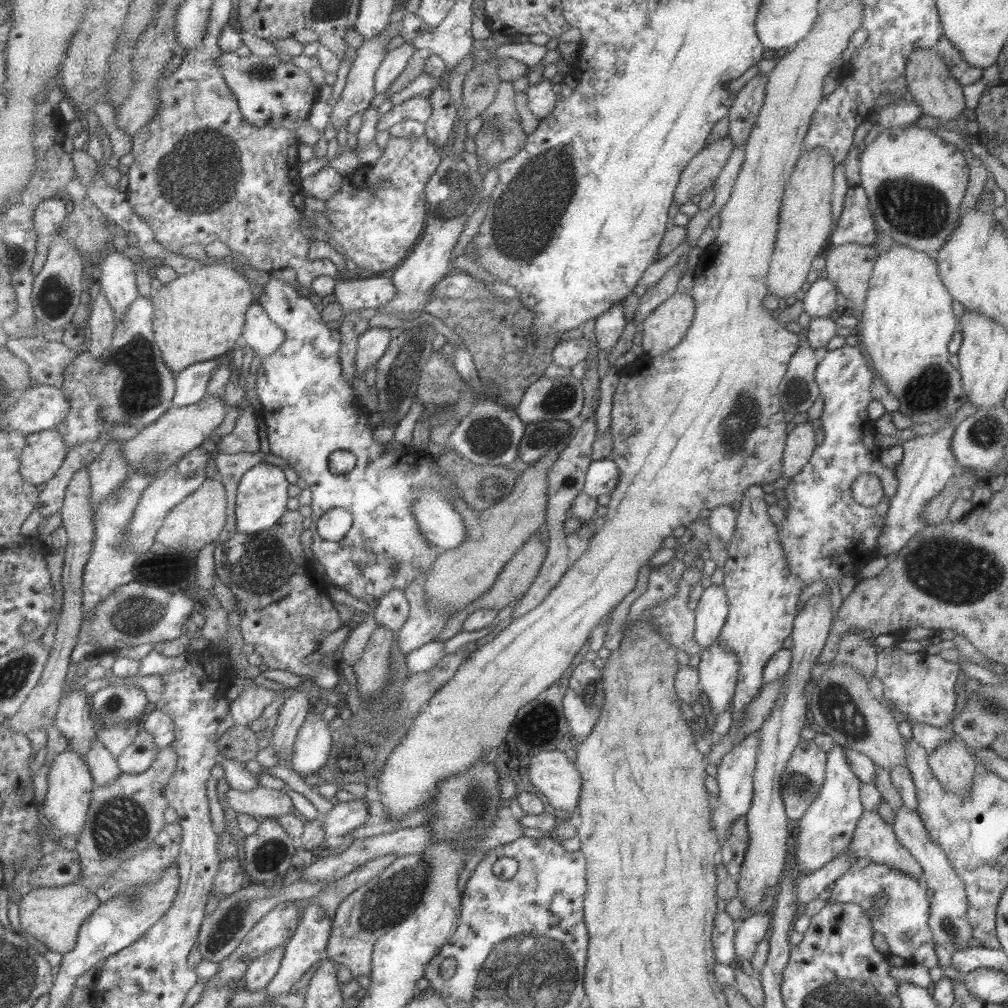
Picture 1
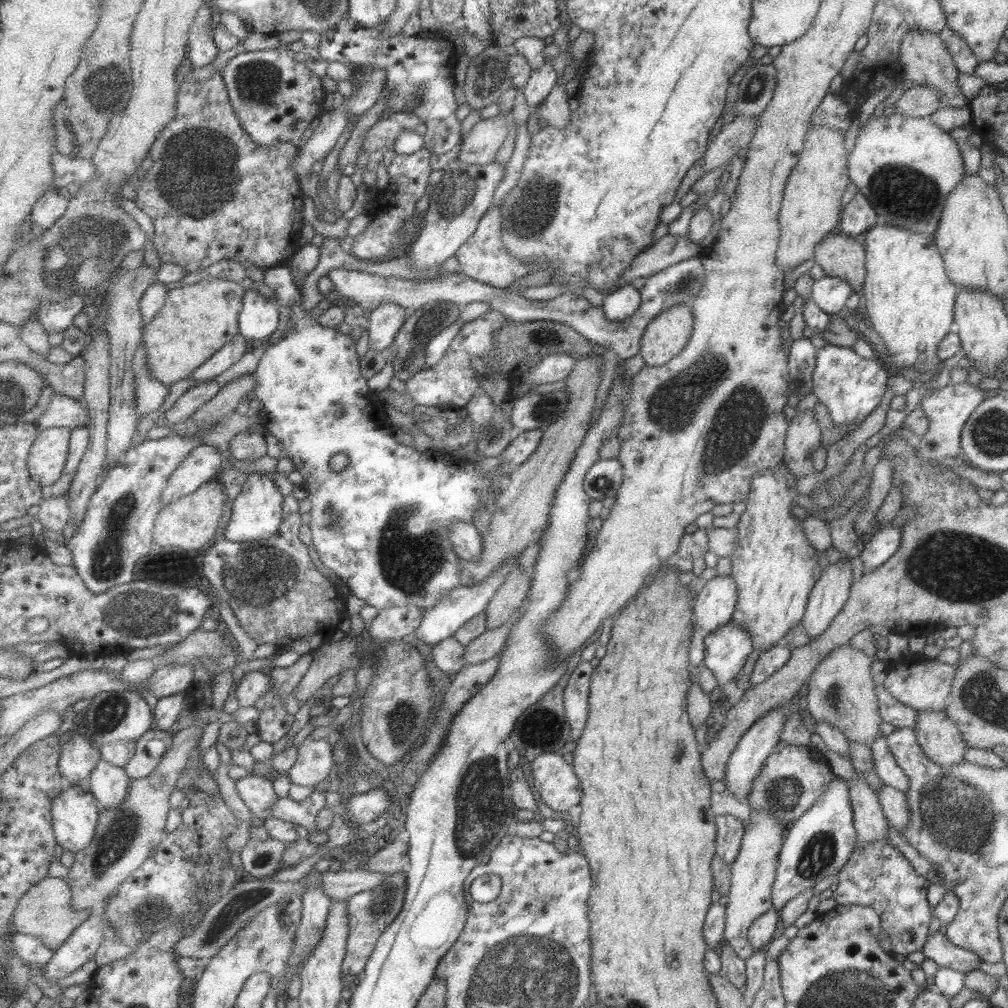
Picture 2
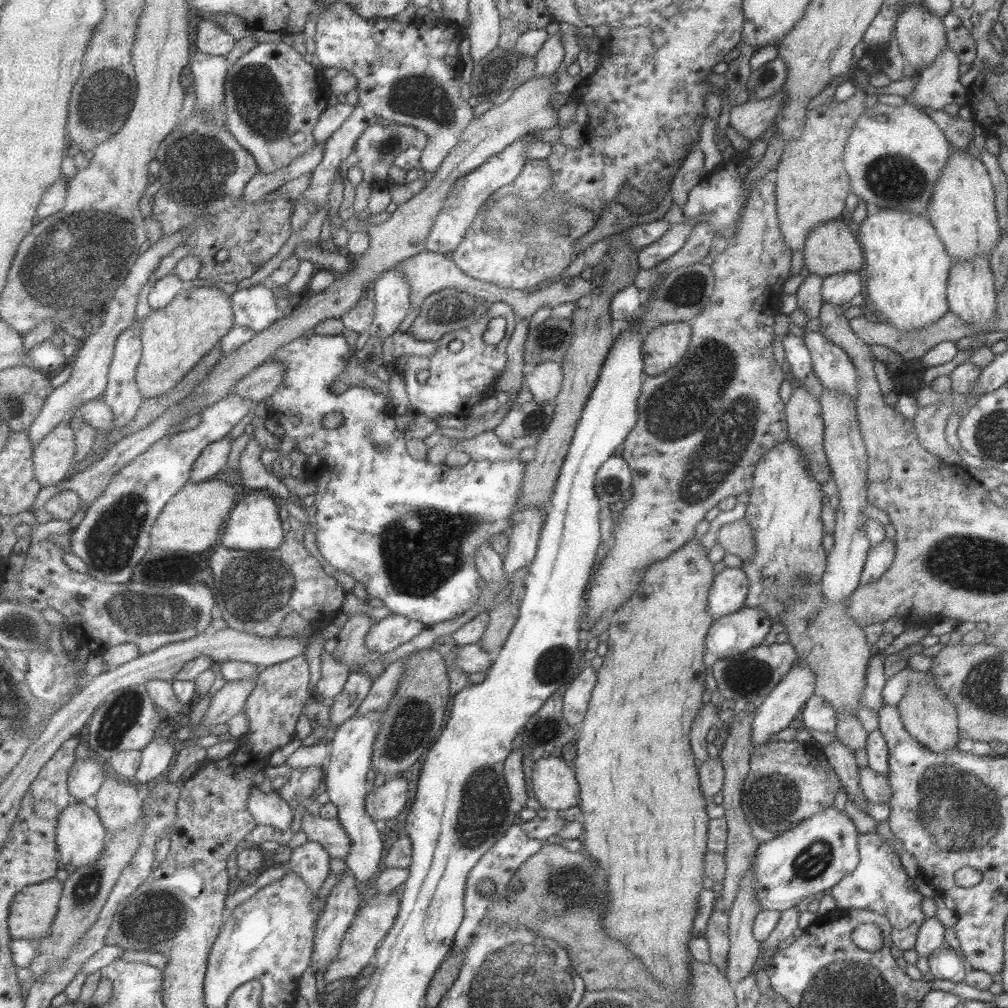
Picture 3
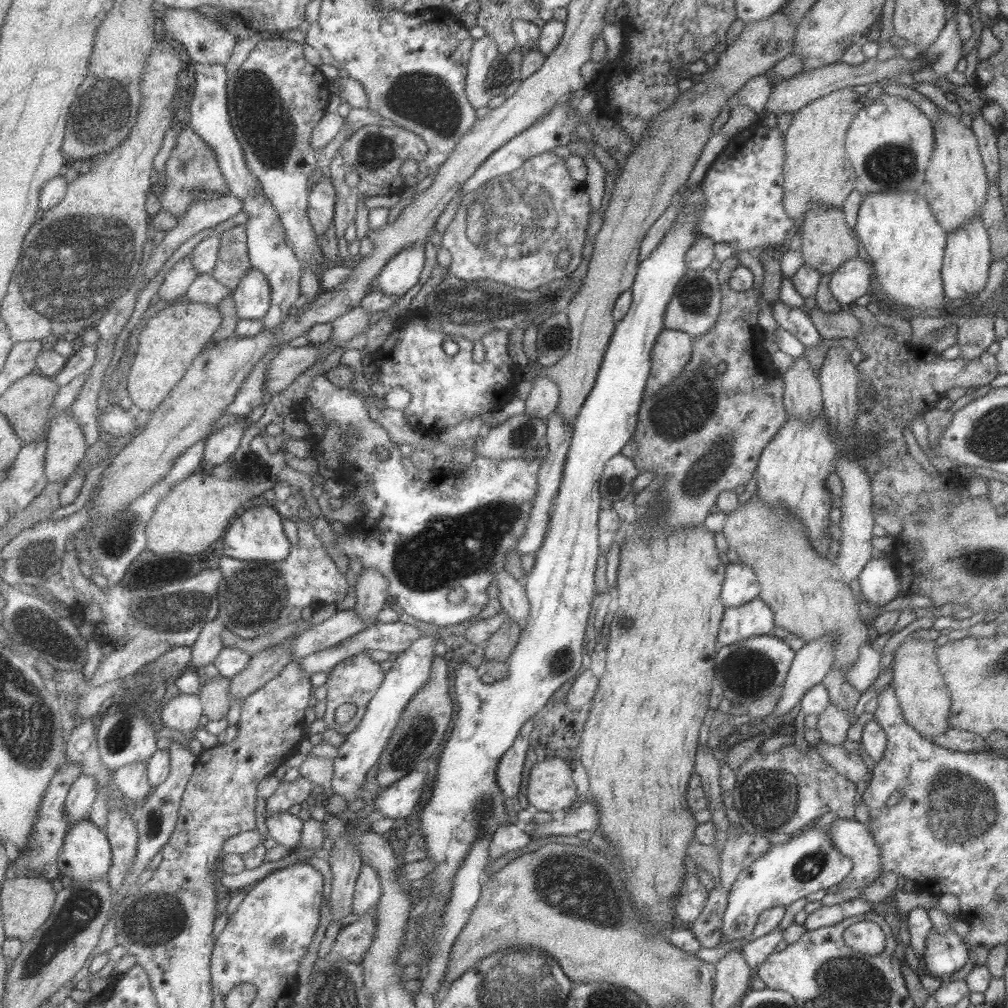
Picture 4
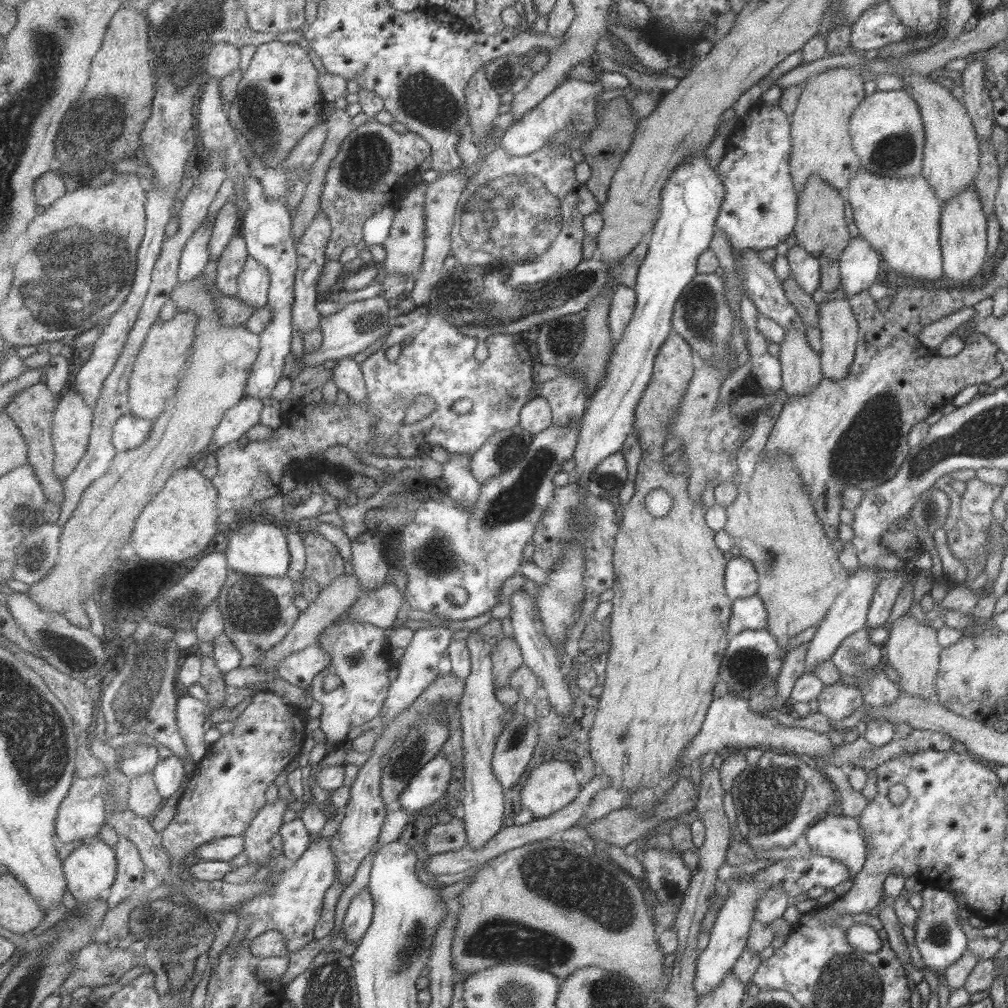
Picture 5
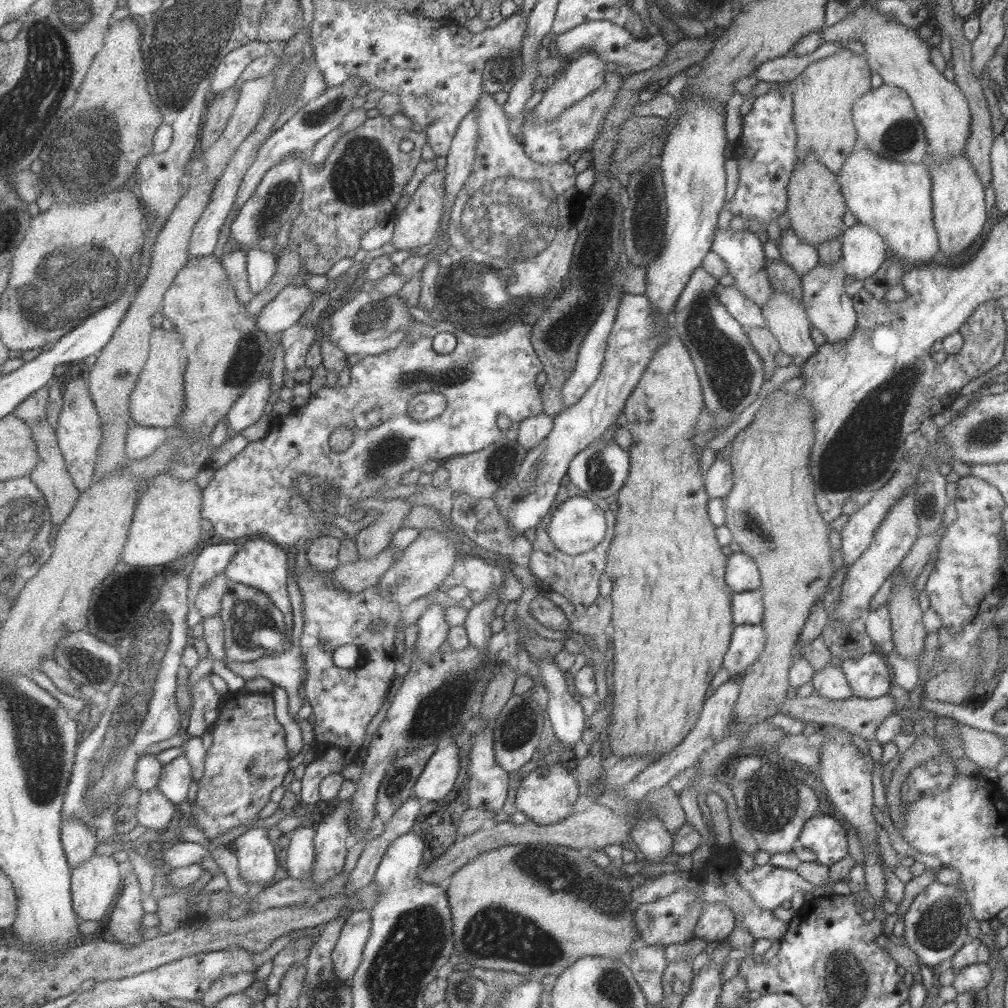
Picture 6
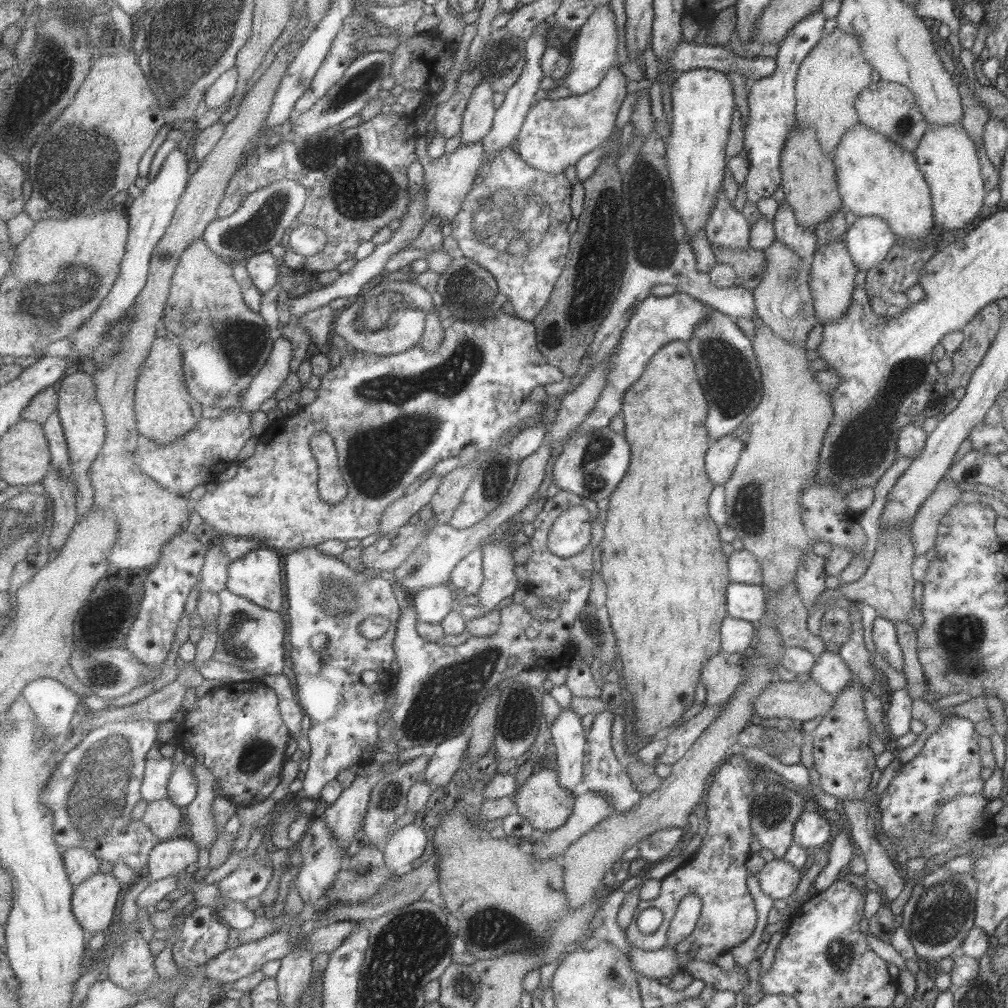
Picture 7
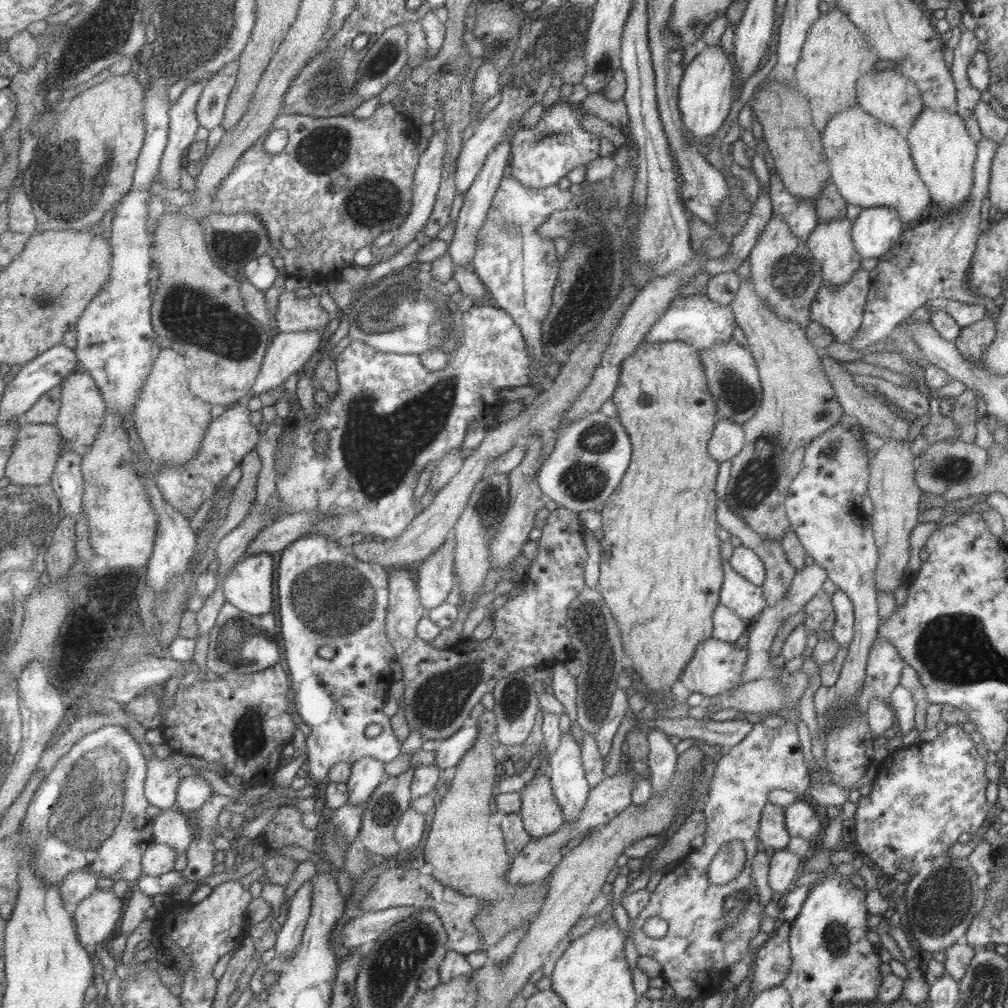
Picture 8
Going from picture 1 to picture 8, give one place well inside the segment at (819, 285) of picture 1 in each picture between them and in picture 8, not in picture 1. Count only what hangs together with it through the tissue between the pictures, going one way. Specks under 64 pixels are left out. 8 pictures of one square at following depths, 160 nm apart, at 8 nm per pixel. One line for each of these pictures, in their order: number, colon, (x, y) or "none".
2: (829, 293)
3: (840, 287)
4: (850, 280)
5: (858, 262)
6: (862, 249)
7: (868, 239)
8: (874, 230)

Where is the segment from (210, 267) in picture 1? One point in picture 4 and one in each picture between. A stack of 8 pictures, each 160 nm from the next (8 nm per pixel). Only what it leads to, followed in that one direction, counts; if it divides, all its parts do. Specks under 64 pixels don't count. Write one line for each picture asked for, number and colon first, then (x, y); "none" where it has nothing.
2: (197, 320)
3: (175, 338)
4: (174, 337)

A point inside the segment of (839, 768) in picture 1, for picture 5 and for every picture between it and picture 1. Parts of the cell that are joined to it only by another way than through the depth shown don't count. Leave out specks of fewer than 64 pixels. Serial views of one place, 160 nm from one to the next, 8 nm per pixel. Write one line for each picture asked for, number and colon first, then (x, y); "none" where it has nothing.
2: (818, 844)
3: (812, 856)
4: (809, 862)
5: (795, 876)

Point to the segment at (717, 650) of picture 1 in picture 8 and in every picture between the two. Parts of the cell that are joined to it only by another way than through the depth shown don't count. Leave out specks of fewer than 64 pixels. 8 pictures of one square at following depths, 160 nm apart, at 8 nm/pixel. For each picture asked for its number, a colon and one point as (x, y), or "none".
2: (725, 649)
3: (745, 628)
4: (753, 618)
5: (748, 613)
6: (746, 606)
7: (742, 601)
8: (746, 600)

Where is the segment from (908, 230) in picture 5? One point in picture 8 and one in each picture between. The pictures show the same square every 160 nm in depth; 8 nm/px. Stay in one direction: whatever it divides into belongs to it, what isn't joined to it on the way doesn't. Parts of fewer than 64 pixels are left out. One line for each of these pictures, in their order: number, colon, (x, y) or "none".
6: (893, 198)
7: (875, 177)
8: (870, 164)

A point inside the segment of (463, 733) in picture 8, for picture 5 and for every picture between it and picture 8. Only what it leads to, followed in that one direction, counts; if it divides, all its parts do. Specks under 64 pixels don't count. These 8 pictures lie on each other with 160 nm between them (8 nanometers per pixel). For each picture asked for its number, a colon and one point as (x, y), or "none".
5: (431, 782)
6: (440, 775)
7: (449, 755)

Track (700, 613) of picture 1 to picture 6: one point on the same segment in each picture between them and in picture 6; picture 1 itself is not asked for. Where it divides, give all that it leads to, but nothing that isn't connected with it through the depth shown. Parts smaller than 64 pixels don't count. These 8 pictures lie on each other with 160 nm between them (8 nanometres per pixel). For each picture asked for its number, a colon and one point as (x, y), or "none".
2: (713, 607)
3: (729, 589)
4: (740, 585)
5: (740, 579)
6: (741, 574)

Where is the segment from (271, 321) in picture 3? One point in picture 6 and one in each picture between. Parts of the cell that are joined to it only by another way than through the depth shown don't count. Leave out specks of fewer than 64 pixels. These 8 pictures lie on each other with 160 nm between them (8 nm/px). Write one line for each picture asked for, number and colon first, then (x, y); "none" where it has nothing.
4: (253, 296)
5: (255, 281)
6: (262, 265)

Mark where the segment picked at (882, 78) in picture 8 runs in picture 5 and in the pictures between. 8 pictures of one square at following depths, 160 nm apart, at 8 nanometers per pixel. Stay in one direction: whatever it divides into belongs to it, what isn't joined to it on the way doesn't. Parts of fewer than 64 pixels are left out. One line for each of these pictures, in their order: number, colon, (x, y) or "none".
5: (886, 132)
6: (885, 122)
7: (890, 108)

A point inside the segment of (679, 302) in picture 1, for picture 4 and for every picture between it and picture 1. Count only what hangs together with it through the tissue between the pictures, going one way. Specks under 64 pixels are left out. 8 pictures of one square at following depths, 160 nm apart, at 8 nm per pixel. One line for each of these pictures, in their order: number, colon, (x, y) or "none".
2: (664, 337)
3: (662, 347)
4: (672, 349)

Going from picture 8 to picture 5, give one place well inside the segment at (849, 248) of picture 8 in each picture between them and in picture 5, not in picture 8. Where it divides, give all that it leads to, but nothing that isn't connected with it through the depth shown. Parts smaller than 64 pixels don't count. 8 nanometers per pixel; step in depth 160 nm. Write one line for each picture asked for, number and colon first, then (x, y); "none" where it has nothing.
5: (838, 329)
6: (829, 309)
7: (833, 270)

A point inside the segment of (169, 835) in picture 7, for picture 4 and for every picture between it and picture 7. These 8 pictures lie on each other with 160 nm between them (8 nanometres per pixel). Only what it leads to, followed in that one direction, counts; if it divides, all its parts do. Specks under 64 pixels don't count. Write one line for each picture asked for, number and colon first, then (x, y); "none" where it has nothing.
4: (133, 779)
5: (146, 800)
6: (156, 811)

